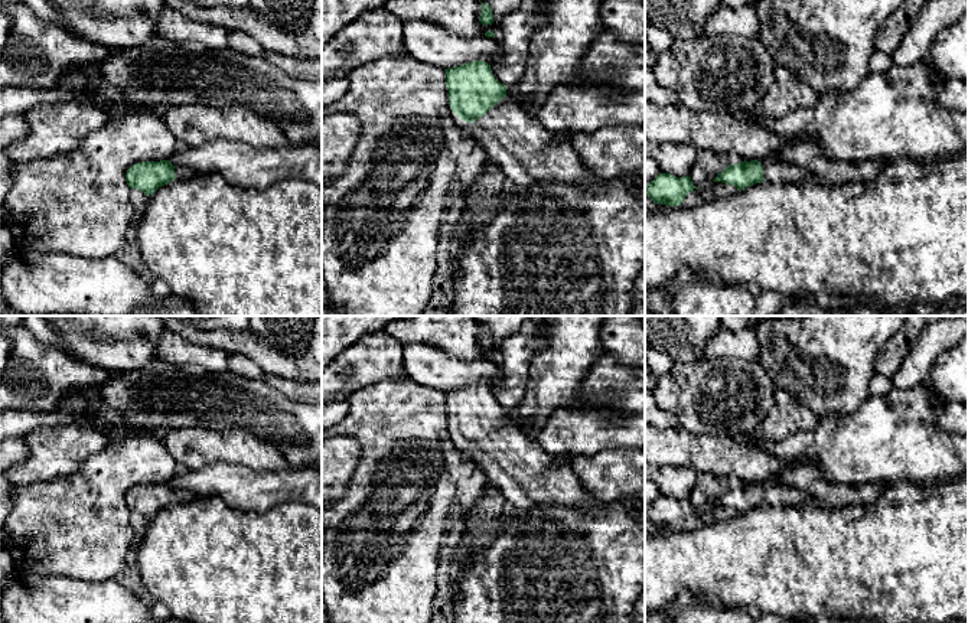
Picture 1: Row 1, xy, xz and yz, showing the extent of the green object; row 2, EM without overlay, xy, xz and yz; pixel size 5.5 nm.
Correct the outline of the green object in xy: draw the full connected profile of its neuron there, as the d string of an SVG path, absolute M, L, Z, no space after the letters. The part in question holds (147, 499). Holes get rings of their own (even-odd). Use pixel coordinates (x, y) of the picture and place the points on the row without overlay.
M169 483L140 485L133 487L126 503L130 512L138 512L151 519L159 511L175 502L190 502L196 495L188 489L173 489Z

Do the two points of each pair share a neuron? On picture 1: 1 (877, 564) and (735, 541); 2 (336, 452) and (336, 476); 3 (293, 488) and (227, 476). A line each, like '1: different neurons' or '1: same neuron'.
1: same neuron
2: same neuron
3: same neuron

